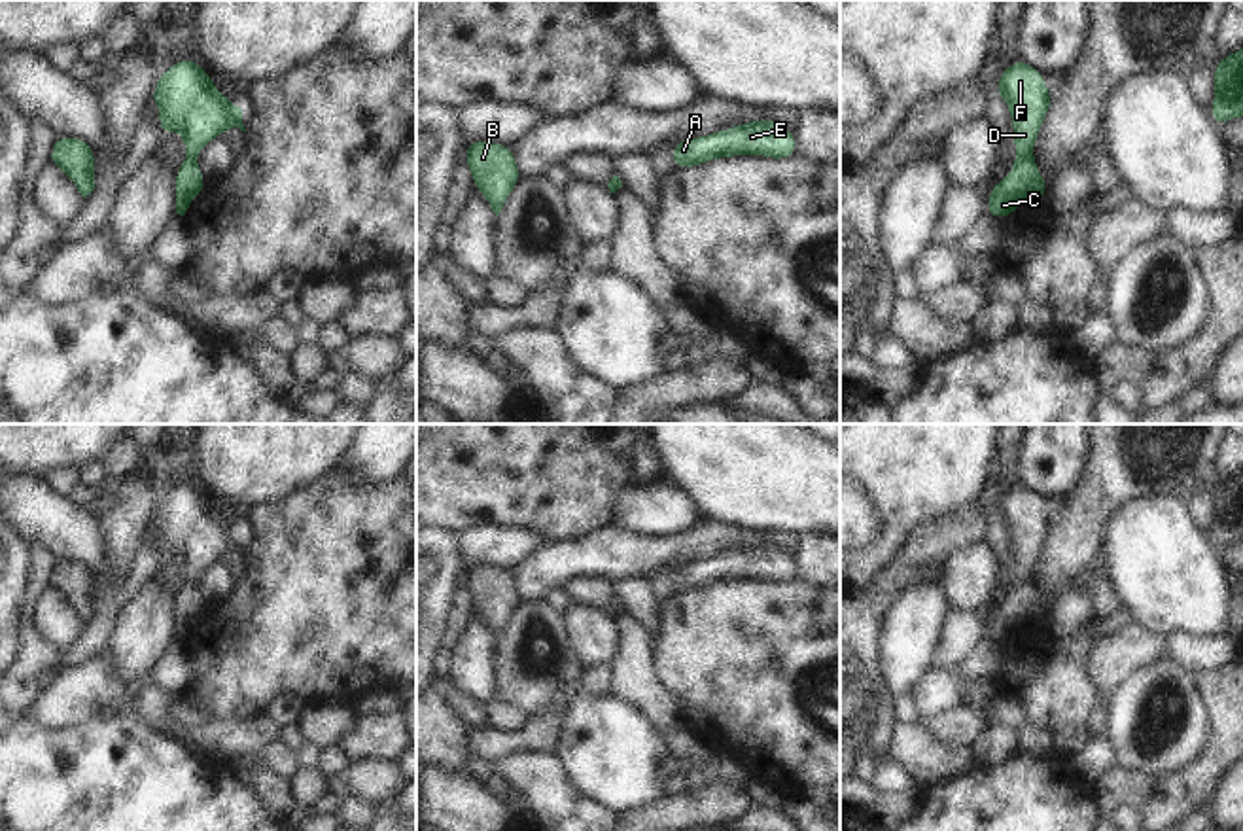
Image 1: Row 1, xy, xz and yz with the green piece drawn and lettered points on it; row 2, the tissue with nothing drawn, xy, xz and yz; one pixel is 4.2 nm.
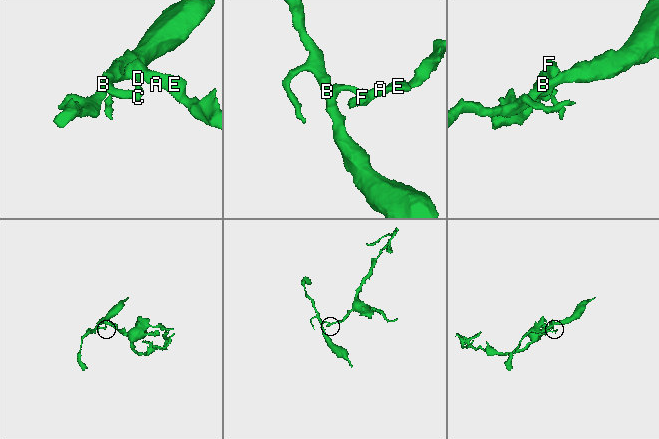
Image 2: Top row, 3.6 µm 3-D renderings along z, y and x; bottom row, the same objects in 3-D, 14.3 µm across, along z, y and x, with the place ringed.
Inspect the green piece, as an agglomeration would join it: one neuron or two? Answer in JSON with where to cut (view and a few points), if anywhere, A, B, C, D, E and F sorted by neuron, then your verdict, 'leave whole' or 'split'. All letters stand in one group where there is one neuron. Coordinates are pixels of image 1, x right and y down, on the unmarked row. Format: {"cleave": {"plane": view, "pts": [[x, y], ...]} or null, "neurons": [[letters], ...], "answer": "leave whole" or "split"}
{"cleave": {"plane": "yz", "pts": [[1032, 580], [1016, 583]]}, "neurons": [["A", "D", "E", "F"], ["B", "C"]], "answer": "split"}

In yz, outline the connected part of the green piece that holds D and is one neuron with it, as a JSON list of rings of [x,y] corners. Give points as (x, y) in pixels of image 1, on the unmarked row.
[[[1016,483],[997,504],[995,515],[1005,522],[1012,551],[1016,583],[1033,581],[1033,568],[1052,528],[1044,496]]]

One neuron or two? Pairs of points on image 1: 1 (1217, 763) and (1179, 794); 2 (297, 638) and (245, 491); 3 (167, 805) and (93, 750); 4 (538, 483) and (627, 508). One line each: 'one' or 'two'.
1: one
2: two
3: one
4: two

